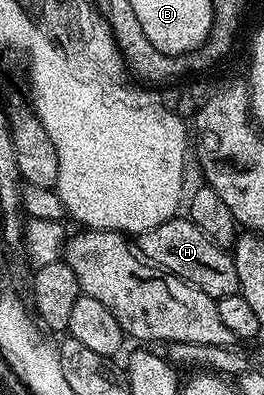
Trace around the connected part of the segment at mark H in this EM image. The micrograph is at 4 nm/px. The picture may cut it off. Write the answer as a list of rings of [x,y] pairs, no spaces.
[[[186,215],[169,217],[149,233],[141,234],[136,241],[136,249],[151,265],[158,265],[176,275],[181,281],[204,291],[204,295],[220,298],[238,292],[238,276],[234,266],[234,255],[229,249],[216,247],[200,227]]]

